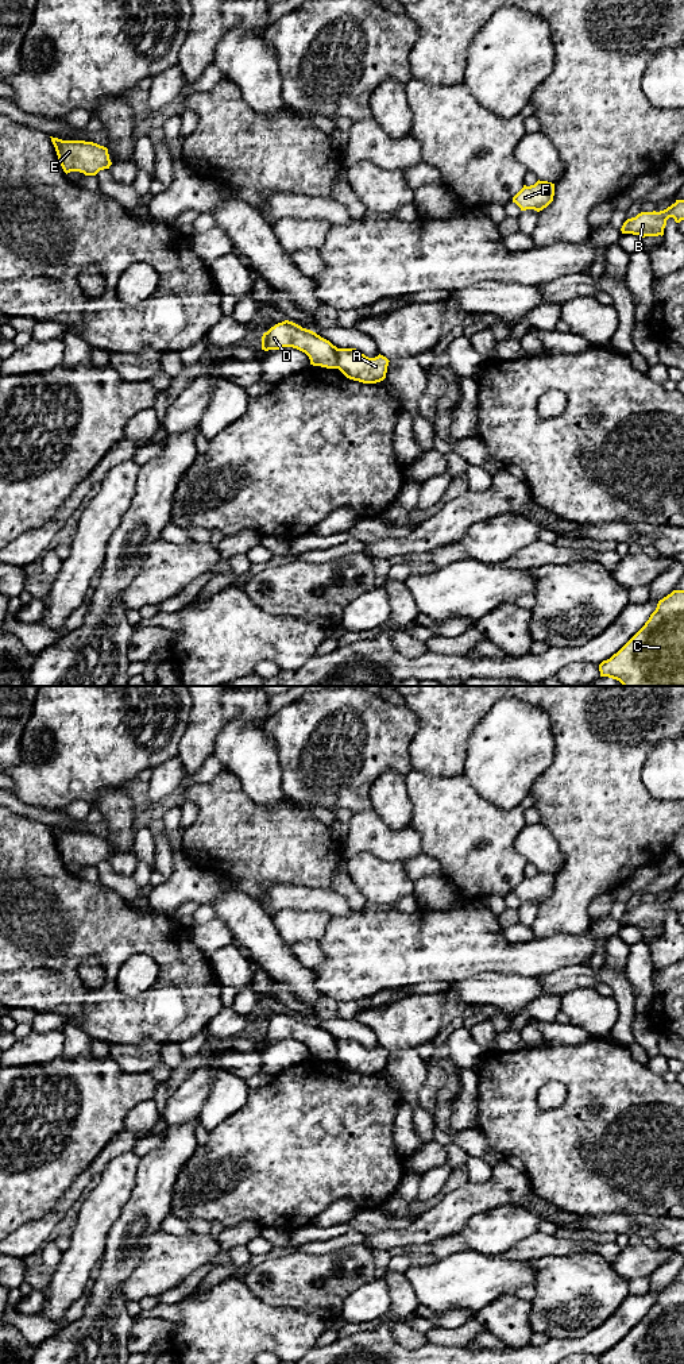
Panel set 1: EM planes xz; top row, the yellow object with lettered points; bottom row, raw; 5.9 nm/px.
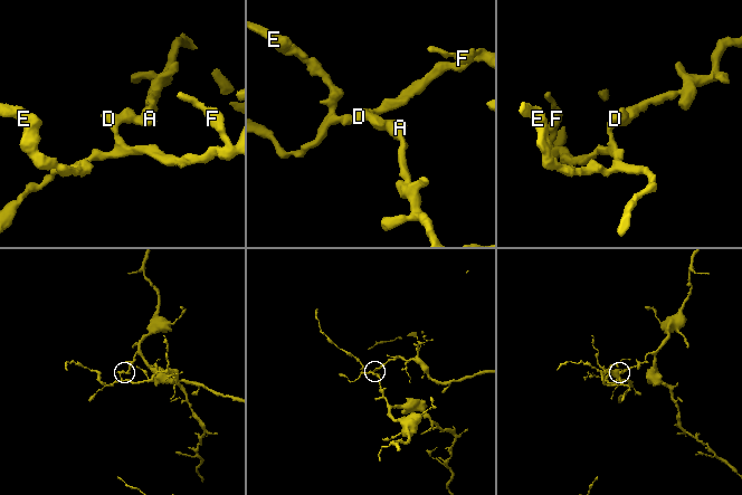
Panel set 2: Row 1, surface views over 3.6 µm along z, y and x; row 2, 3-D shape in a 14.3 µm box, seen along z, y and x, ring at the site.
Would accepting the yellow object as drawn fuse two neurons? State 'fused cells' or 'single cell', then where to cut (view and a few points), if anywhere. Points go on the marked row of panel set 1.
fused cells; cut in xz along (336, 349), (337, 368)

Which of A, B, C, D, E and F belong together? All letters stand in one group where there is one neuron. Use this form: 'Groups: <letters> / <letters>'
Groups: A C / B D E F

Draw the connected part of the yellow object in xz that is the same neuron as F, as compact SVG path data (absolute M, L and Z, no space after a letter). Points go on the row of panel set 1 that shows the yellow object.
M537 181L534 185L523 188L513 197L521 211L534 209L537 212L546 208L554 196L554 184L548 181Z

